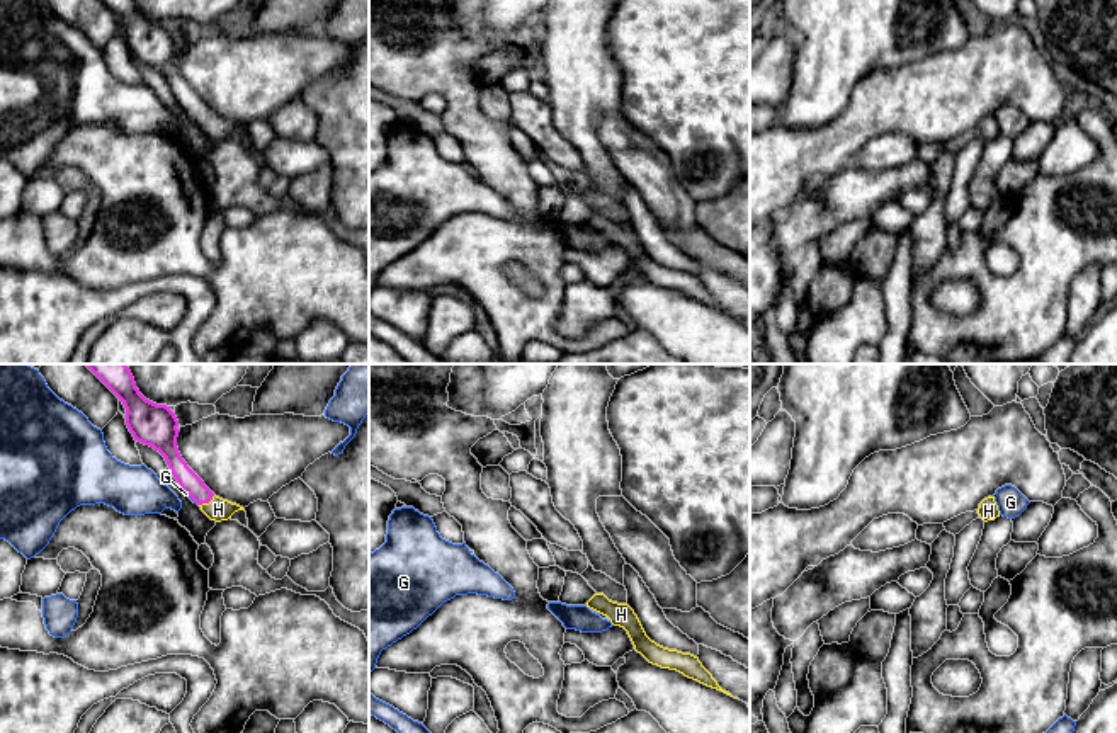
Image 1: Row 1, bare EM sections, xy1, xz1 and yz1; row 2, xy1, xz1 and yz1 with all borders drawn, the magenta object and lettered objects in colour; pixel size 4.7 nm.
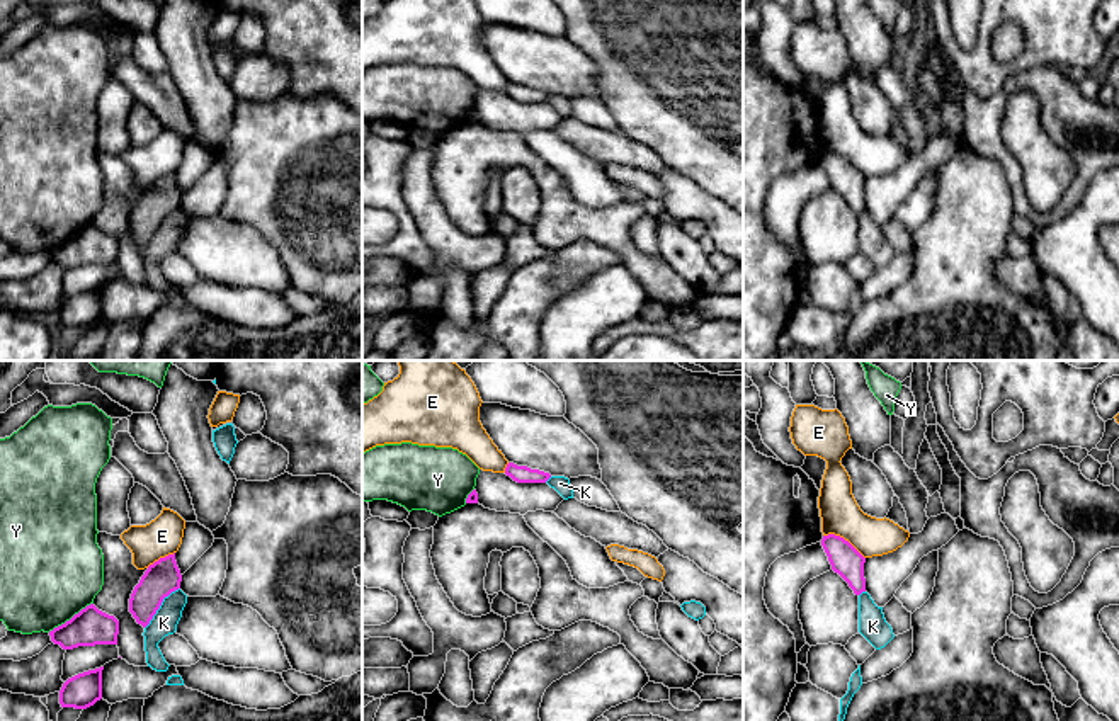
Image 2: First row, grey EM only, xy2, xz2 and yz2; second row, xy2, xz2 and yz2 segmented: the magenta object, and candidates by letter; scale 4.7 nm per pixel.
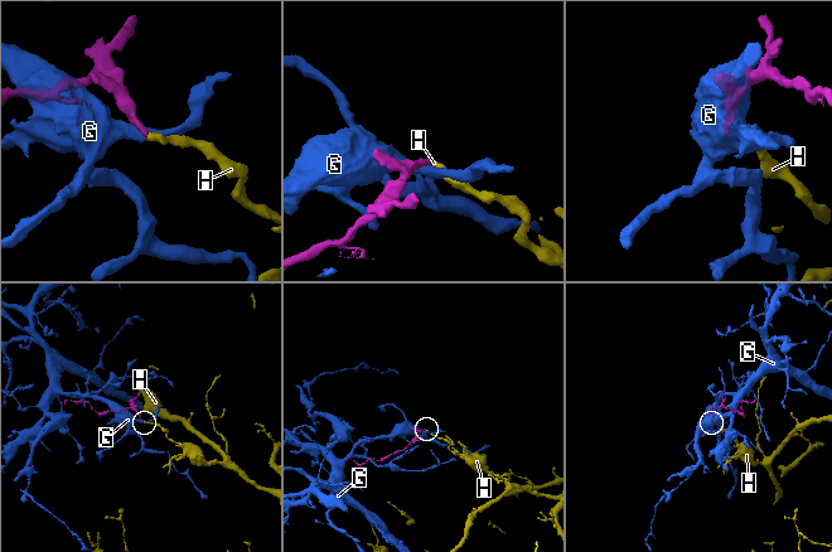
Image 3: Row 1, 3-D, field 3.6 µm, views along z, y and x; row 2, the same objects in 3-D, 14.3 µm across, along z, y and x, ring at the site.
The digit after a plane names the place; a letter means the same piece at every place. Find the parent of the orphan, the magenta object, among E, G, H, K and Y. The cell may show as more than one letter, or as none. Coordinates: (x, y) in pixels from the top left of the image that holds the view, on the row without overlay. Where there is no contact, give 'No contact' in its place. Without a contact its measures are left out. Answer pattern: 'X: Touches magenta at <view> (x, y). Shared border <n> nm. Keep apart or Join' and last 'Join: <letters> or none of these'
E: Touches magenta at yz2 (842, 157). Shared border 240 nm. Keep apart
G: Touches magenta at xy1 (191, 116). Shared border 80 nm. Keep apart
H: Touches magenta at xy1 (206, 121). Shared border 90 nm. Join
K: Touches magenta at xy2 (160, 223). Shared border 260 nm. Keep apart
Y: Touches magenta at xy2 (72, 237). Shared border 260 nm. Keep apart
Join: H

